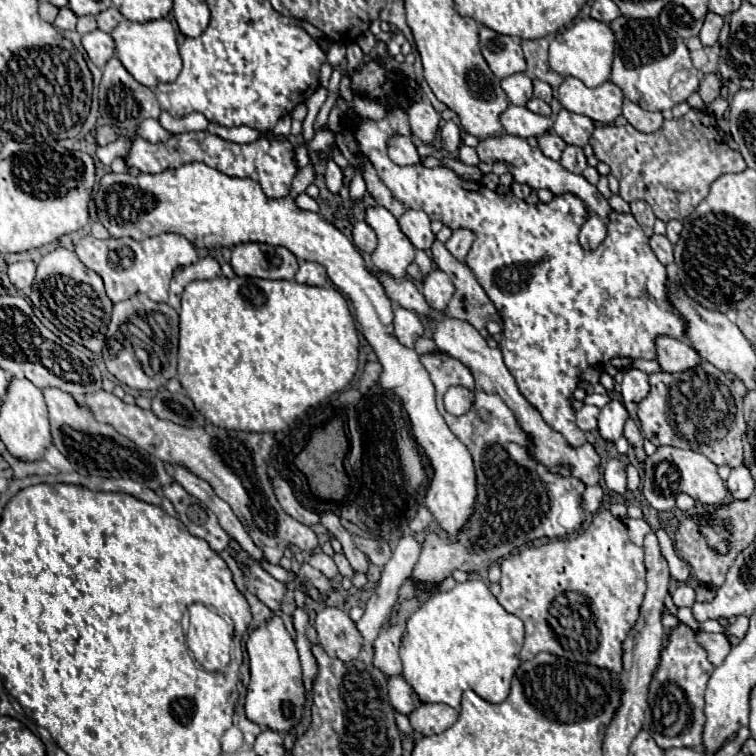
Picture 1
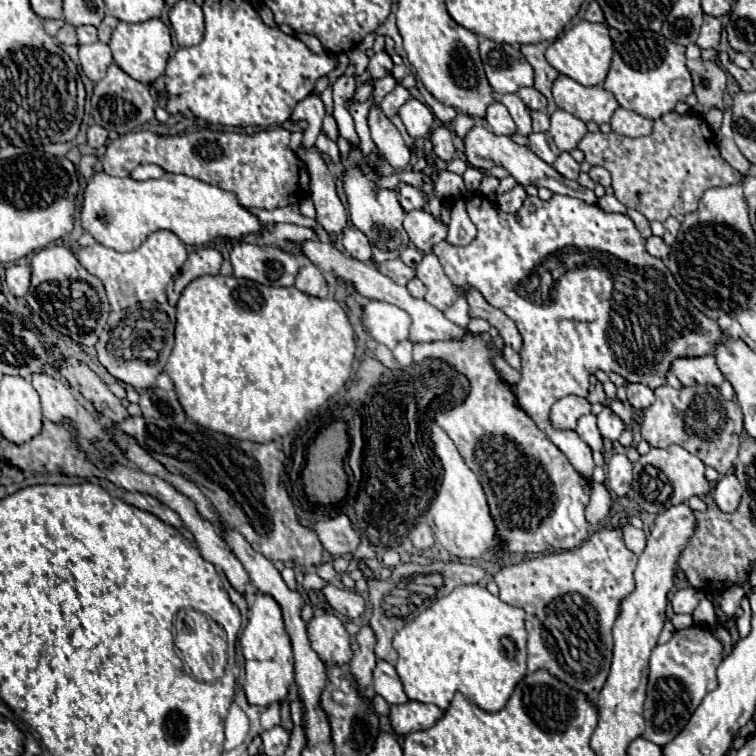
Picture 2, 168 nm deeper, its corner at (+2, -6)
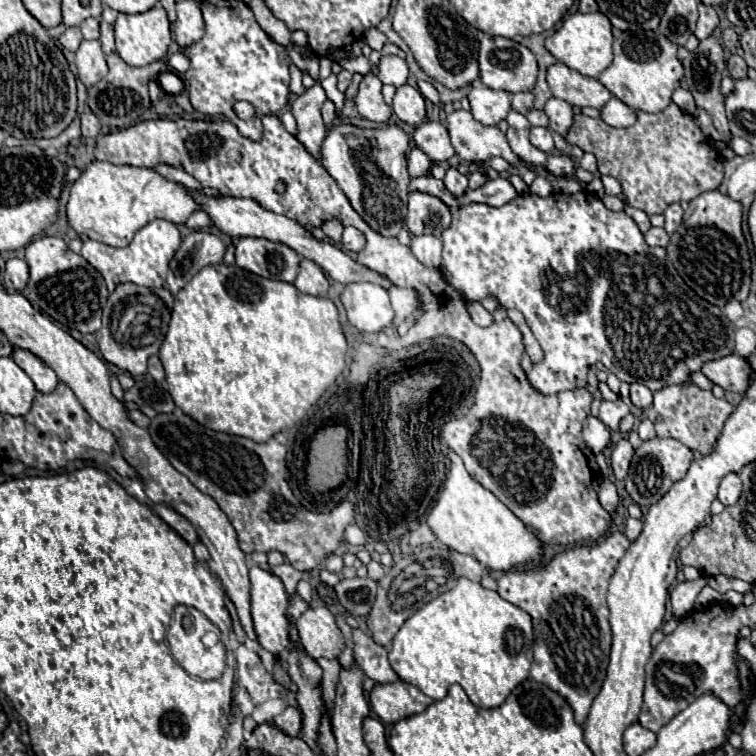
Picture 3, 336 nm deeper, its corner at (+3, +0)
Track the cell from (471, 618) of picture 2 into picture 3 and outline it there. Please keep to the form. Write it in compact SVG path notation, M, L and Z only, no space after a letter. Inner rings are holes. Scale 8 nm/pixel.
M460 577L454 589L426 603L400 627L400 631L394 635L388 661L404 683L418 687L424 695L434 701L444 699L448 687L458 683L474 705L498 707L504 703L510 691L528 677L532 663L532 643L534 633L528 613L502 599L496 591L484 589L480 583Z

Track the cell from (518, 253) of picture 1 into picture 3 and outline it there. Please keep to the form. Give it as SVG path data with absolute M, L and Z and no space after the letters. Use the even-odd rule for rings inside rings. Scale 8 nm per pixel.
M582 191L574 193L574 195L552 193L550 197L518 195L516 199L512 199L510 203L506 203L502 207L470 203L470 205L464 205L458 213L454 213L452 225L442 231L440 239L444 243L444 251L442 251L444 277L466 301L482 301L486 295L492 295L498 299L500 305L518 309L524 315L528 327L532 329L534 337L538 339L538 343L544 351L544 359L540 363L534 363L534 367L530 371L530 385L540 395L554 395L558 391L566 391L566 389L586 387L588 371L596 361L602 361L610 373L618 375L620 381L626 381L626 383L642 381L642 385L646 385L646 387L652 385L652 389L658 389L656 385L662 387L662 385L670 385L670 383L686 383L688 375L692 371L698 371L700 365L704 365L704 361L734 353L734 327L724 317L720 307L698 297L676 273L672 261L666 257L666 249L648 247L638 225L624 211L614 213L614 211L606 209L602 205L602 201L592 193L582 193Z

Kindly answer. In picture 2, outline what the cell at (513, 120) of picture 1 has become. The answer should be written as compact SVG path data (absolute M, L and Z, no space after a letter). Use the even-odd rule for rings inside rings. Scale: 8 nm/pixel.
M495 101L487 107L487 113L485 113L483 121L495 135L513 135L513 133L517 133L517 127L515 127L507 107L499 101Z

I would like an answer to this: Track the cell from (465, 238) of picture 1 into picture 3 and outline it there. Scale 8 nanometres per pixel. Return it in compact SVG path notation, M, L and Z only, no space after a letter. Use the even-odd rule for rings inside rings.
M450 167L450 169L446 171L444 185L446 185L446 189L448 189L454 197L460 197L460 195L464 195L464 193L468 191L468 177L462 175L462 173L458 173L454 167Z

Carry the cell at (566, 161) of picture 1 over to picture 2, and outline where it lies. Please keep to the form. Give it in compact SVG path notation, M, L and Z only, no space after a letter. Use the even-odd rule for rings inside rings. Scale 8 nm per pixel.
M561 153L557 157L557 161L553 163L553 167L567 179L577 179L577 175L579 175L579 163L569 153Z

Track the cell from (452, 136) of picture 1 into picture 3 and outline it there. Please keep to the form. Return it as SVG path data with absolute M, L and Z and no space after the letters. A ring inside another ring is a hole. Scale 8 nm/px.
M426 121L416 127L414 141L420 149L424 149L434 163L444 163L454 155L448 129L442 123Z

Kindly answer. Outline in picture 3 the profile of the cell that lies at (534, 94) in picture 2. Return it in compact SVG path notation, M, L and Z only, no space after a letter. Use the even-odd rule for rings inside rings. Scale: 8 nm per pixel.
M522 91L522 93L514 93L512 95L512 109L516 109L518 113L528 113L532 111L534 105L534 93L532 91Z

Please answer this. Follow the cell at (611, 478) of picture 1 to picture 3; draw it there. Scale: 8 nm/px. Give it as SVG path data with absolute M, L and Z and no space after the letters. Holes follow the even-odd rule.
M622 439L618 445L614 445L614 451L610 455L610 465L612 465L614 477L618 481L622 481L626 477L628 465L630 465L630 459L632 459L632 453L634 453L634 449L630 447L630 443L626 439Z

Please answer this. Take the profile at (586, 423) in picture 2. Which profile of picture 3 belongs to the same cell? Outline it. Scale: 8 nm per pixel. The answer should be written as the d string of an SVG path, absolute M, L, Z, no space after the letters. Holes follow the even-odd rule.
M588 415L586 421L584 421L584 425L582 425L582 437L584 437L584 443L594 453L602 451L610 443L610 431L608 431L608 427L600 419L596 419L592 415Z

